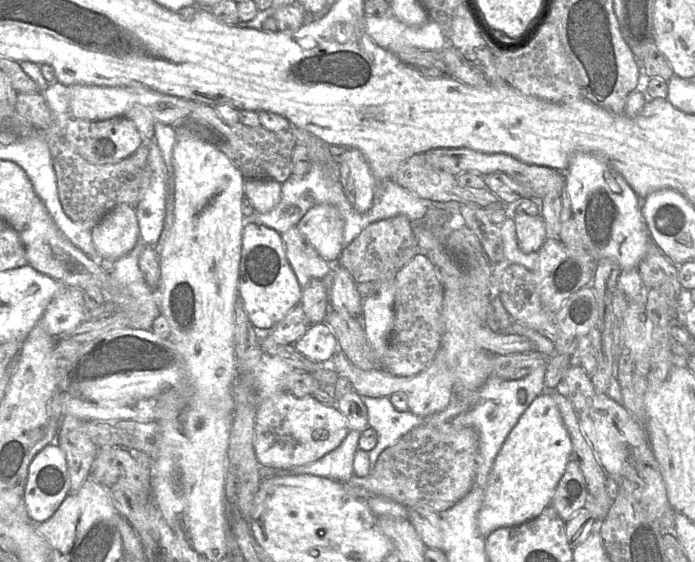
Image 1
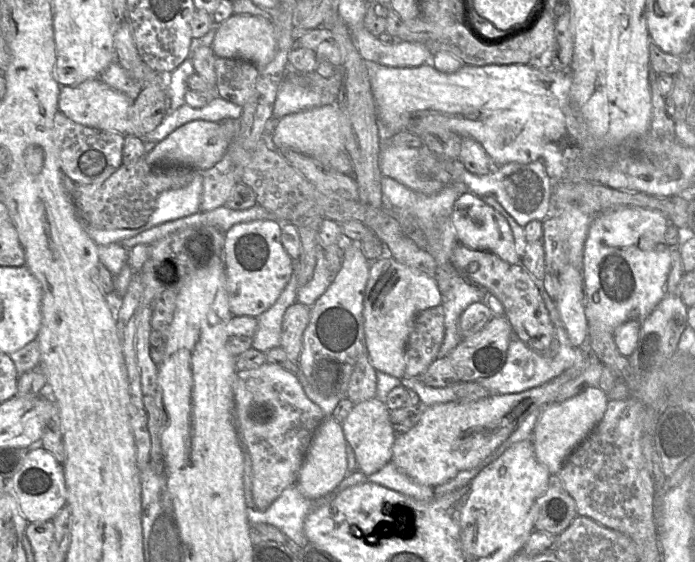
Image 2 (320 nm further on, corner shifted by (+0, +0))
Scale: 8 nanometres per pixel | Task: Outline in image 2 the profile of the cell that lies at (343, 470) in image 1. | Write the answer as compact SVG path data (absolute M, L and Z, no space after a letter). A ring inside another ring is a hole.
M392 462L387 463L373 474L366 475L358 471L358 475L389 489L400 492L417 500L429 501L434 499L434 487L422 485L400 471Z

